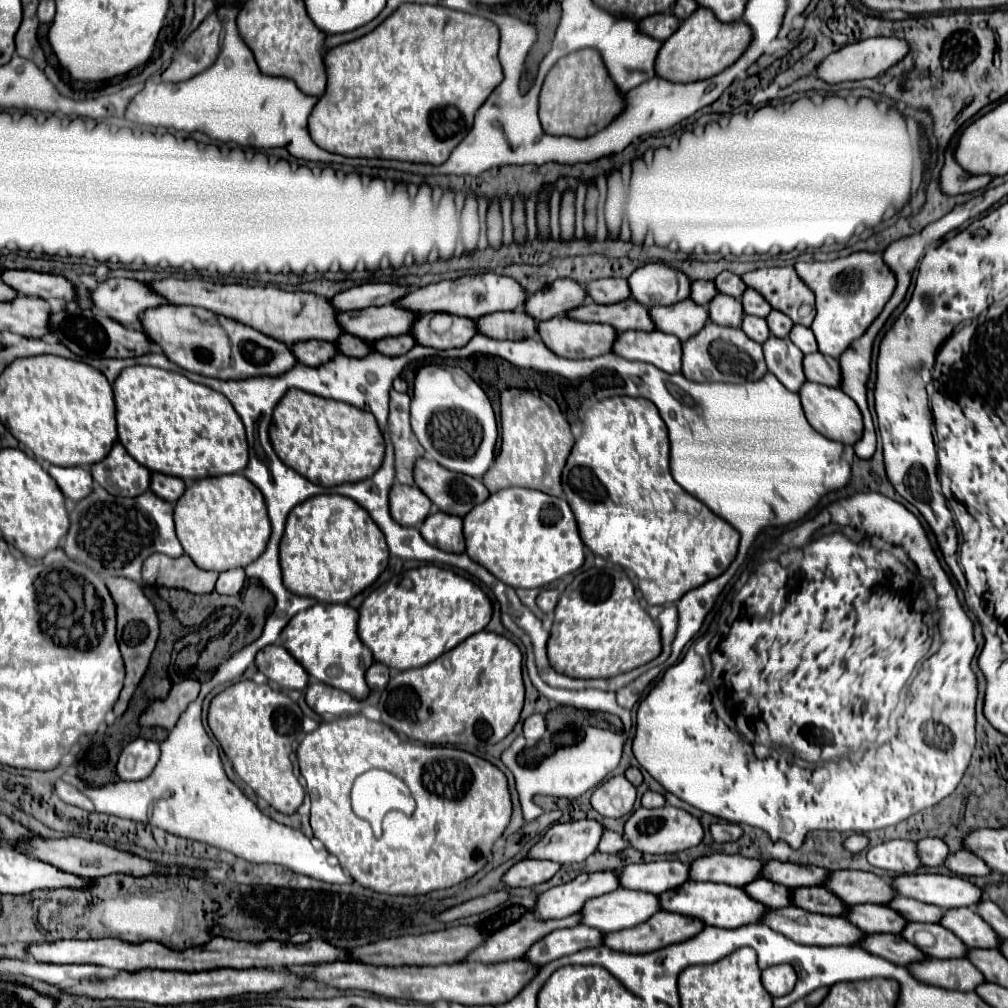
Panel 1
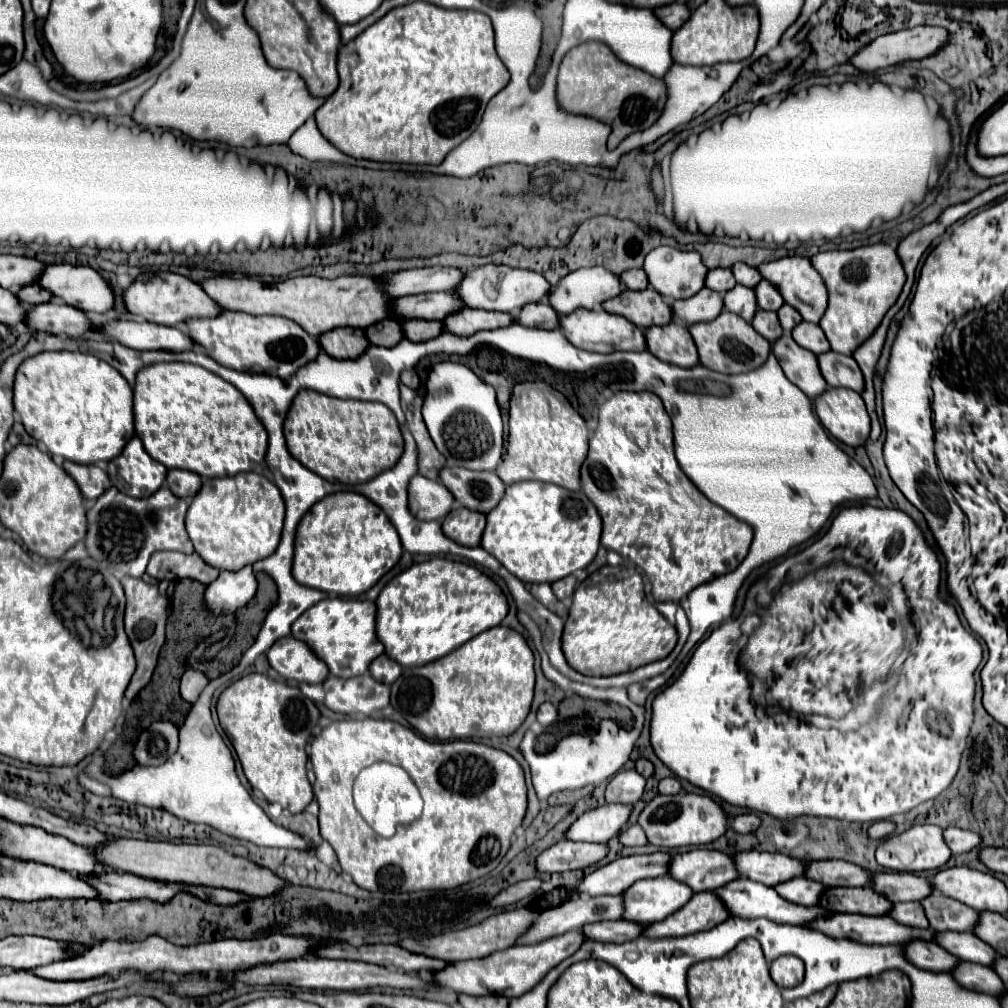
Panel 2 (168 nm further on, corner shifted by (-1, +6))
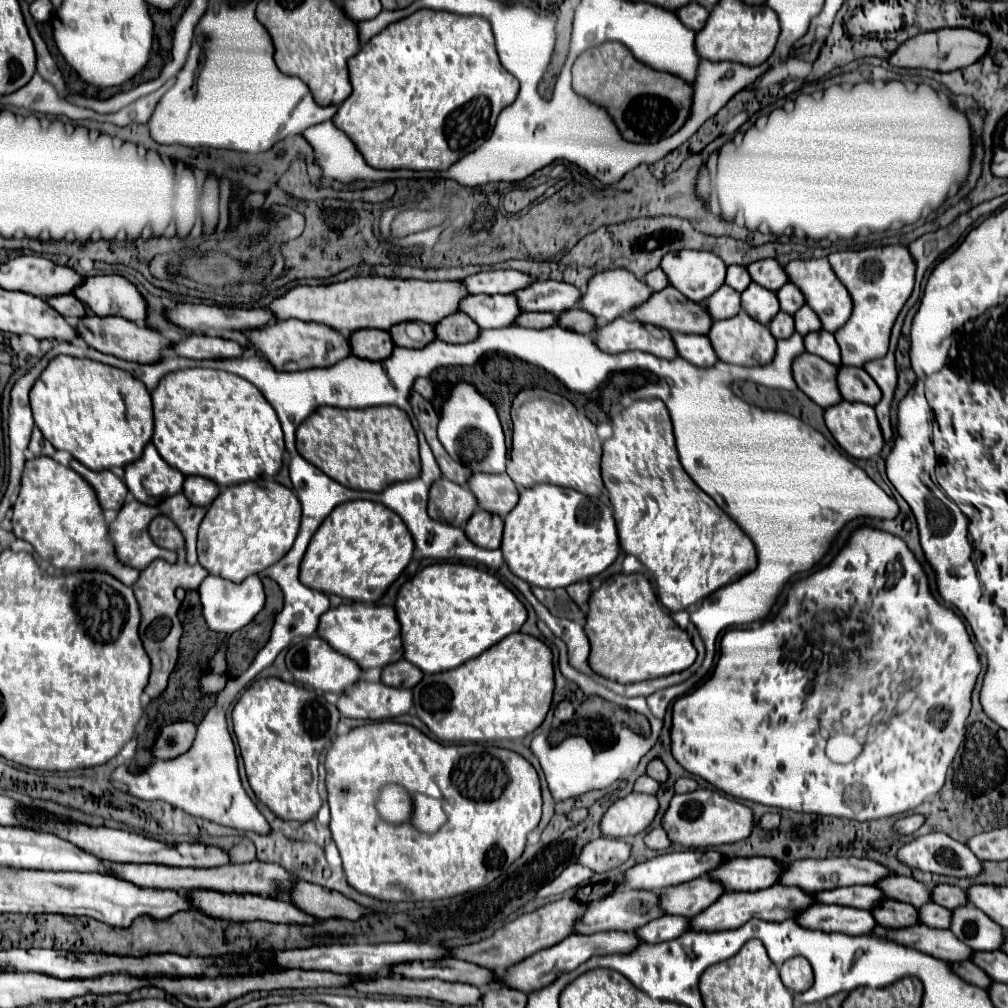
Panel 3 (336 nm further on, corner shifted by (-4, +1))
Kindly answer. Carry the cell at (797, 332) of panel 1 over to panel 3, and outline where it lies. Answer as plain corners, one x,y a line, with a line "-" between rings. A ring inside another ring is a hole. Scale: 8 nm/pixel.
819,330
819,332
809,332
805,338
805,350
809,354
821,356
823,360
831,362
831,364
839,364
841,356
839,356
839,346
833,338
831,332
827,330

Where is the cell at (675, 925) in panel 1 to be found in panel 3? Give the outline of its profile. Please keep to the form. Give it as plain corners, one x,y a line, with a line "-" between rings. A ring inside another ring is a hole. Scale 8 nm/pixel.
771,886
757,892
723,892
715,904
711,904
707,910
699,912
689,920
689,930
693,932
717,932
717,930
733,930
743,926
751,918
771,920
771,922
783,922
787,918
793,918
797,912
805,910
809,904
813,904
811,896
799,888
785,888
785,886

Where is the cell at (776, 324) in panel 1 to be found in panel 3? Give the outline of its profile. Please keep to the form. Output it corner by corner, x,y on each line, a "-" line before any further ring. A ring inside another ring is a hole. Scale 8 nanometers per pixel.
809,306
799,308
799,312
795,312
793,318
795,318
795,330
797,330
801,336
805,336
805,334
815,332
815,330
821,328
821,322
819,322
817,314
811,312

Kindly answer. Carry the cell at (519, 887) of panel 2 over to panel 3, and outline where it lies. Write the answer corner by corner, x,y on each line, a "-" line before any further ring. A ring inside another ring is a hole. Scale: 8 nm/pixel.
571,864
571,866
567,866
553,882
545,884
545,886
537,892
537,896
545,898
545,896
561,894
561,892
565,892
567,888
573,888
573,886
577,886
579,882
587,880
591,874
593,874
593,872
591,872
589,868
581,868
581,866
573,866
573,864

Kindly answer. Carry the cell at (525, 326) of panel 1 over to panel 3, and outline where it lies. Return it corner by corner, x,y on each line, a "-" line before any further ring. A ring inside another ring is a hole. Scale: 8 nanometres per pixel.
569,308
567,312
559,314
557,326
573,330
573,332
579,332
579,334
593,334
595,320
587,312
583,312
579,308

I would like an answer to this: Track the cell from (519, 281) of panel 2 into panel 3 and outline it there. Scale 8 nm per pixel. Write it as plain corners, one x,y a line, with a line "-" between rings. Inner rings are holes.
533,280
527,288
513,294
525,312
551,312
555,316
573,308
581,296
575,286
555,280

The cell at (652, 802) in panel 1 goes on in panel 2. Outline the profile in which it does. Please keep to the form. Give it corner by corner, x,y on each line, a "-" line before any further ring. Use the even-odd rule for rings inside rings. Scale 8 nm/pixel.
666,777
658,785
658,791
664,793
664,795
676,795
680,789
682,789
682,785
680,785
680,781
676,777

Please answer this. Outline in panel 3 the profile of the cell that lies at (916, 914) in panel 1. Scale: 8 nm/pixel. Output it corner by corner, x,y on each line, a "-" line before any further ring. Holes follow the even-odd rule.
963,904
963,908
955,908
951,914
951,932
959,940
963,940
971,950
999,950
1003,942
1003,928
995,924
985,912
971,904

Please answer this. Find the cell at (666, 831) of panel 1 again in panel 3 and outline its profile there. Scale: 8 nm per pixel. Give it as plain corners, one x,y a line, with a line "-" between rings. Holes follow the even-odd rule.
699,788
689,794
675,794
661,818
661,826
667,832
671,844
681,844
689,850
701,850
701,848
705,850
713,846
745,840
751,834
753,814
747,806
739,804
729,796
721,796
715,790

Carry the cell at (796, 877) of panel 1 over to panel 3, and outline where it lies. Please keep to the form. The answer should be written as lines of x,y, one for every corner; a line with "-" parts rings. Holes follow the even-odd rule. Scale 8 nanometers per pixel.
885,876
875,884
887,898
895,898
899,902
907,902
915,908
923,906
925,902
931,900
931,892
927,886
917,882
915,878
905,878
905,876

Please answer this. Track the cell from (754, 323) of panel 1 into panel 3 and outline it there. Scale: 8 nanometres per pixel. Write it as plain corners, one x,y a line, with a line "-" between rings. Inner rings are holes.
779,312
779,314
771,320
769,330
771,330
771,334
773,334
777,340
781,340
781,338
789,338
789,336
795,332
793,316
789,316
789,314
785,314
785,312

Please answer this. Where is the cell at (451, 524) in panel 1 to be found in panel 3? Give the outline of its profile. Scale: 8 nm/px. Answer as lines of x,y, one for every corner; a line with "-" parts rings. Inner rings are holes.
477,510
465,524
465,534
473,544
479,548
495,550
501,544
501,534
503,534
503,520
497,514
489,514
483,510

